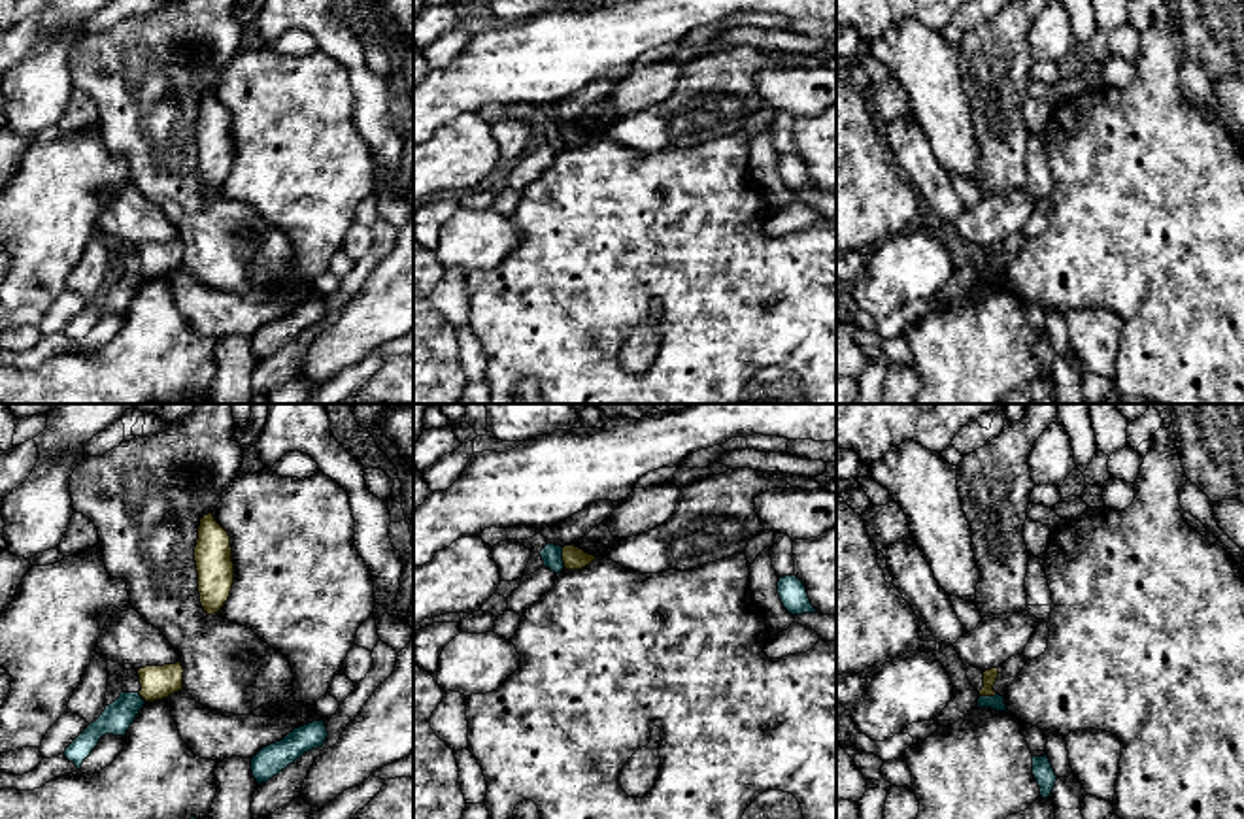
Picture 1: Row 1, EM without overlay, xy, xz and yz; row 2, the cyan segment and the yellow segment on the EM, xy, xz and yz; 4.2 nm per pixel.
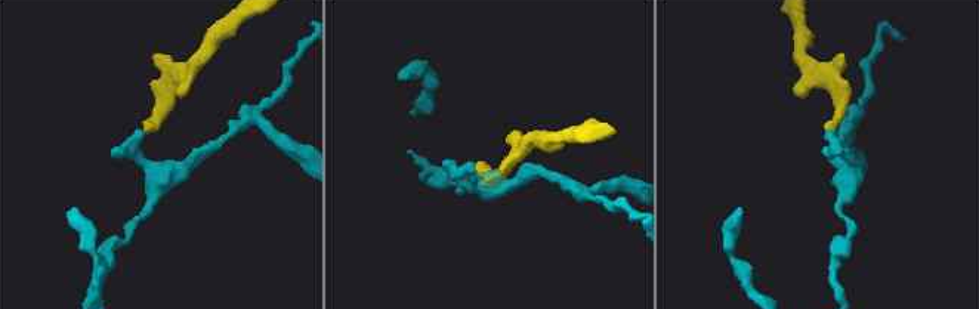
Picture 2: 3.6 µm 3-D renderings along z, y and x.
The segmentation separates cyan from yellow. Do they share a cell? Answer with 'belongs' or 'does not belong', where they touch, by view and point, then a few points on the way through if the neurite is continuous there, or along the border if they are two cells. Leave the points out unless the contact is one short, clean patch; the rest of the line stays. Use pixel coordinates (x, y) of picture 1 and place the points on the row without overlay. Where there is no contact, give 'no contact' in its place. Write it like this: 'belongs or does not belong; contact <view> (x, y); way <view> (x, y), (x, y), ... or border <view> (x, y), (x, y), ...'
does not belong; contact xz (561, 134); border xz (561, 125), (565, 144)

